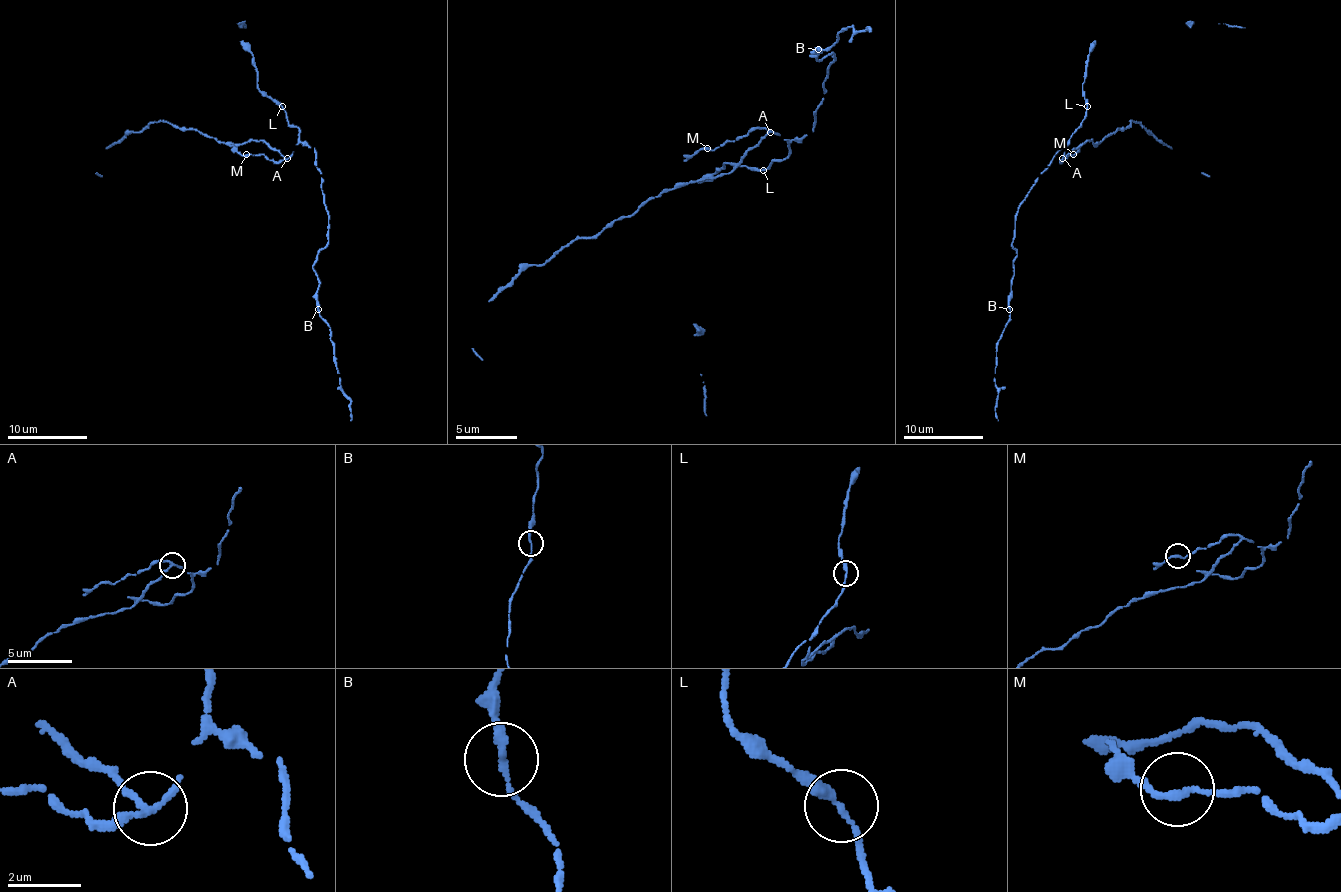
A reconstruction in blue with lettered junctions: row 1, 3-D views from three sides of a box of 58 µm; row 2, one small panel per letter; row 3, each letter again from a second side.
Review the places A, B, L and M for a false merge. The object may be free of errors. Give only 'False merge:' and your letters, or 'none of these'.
False merge: A

